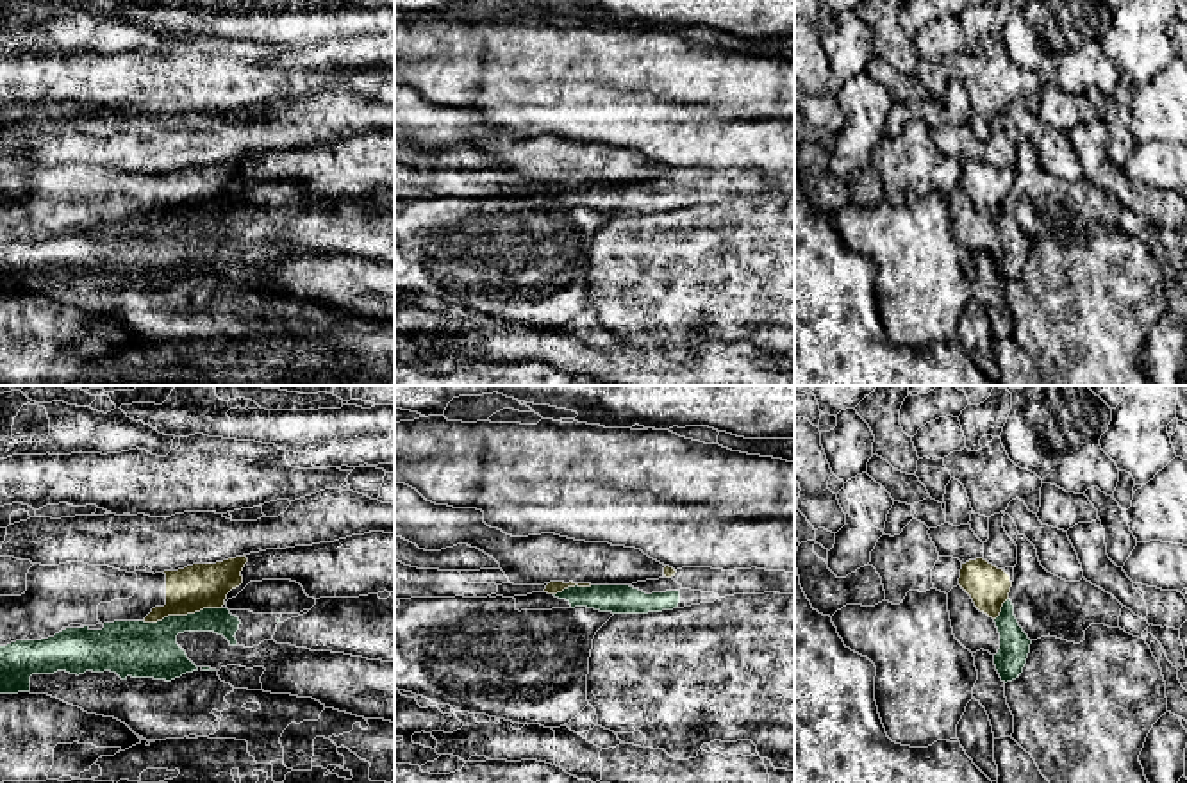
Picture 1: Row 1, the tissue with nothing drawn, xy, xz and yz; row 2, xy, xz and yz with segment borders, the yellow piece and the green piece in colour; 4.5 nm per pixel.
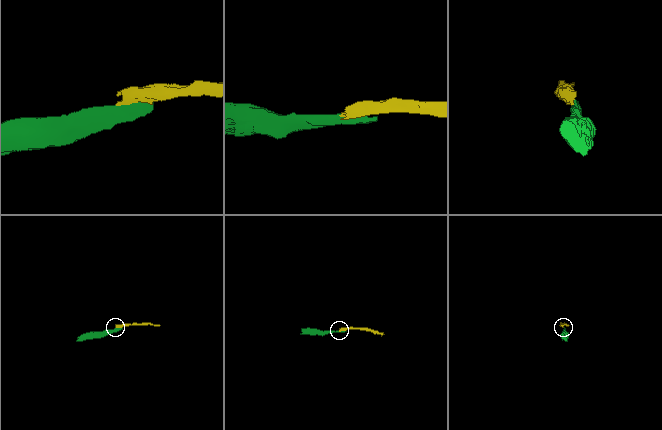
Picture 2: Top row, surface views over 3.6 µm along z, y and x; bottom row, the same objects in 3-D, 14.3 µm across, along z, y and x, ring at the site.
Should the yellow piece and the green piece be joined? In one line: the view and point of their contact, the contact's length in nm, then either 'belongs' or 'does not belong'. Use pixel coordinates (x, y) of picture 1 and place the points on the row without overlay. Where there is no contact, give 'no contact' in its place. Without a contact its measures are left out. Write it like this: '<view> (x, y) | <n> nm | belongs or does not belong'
xy (182, 214) | 360 nm | does not belong

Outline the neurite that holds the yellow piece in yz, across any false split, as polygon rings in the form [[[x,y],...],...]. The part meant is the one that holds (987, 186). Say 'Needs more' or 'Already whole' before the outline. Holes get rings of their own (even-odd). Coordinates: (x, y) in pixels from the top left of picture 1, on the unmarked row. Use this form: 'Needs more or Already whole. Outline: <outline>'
Already whole. Outline: [[[984,159],[962,164],[959,186],[971,196],[975,207],[996,219],[1012,187],[1010,177]]]

